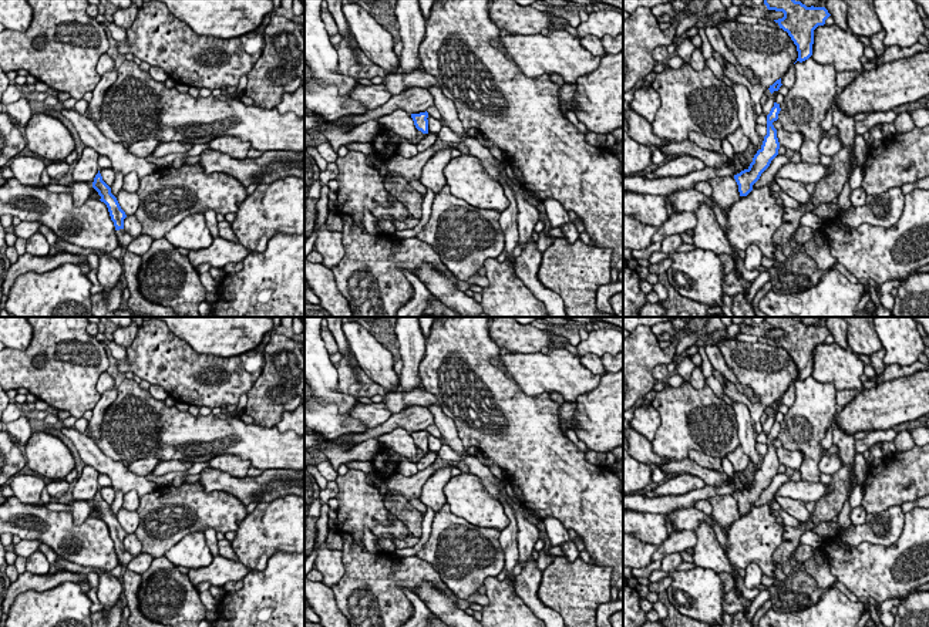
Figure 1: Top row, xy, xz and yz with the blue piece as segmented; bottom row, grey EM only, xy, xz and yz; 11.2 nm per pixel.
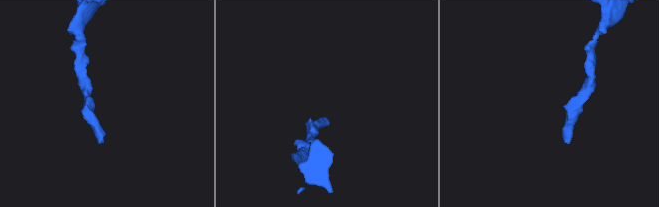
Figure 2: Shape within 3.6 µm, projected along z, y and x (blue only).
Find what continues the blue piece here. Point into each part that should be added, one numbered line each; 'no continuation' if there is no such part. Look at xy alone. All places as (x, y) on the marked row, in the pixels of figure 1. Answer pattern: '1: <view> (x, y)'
1: xy (137, 303)

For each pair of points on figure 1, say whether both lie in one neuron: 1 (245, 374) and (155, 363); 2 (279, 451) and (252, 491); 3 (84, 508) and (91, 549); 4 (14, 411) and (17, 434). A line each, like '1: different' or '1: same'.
1: same
2: different
3: different
4: different

